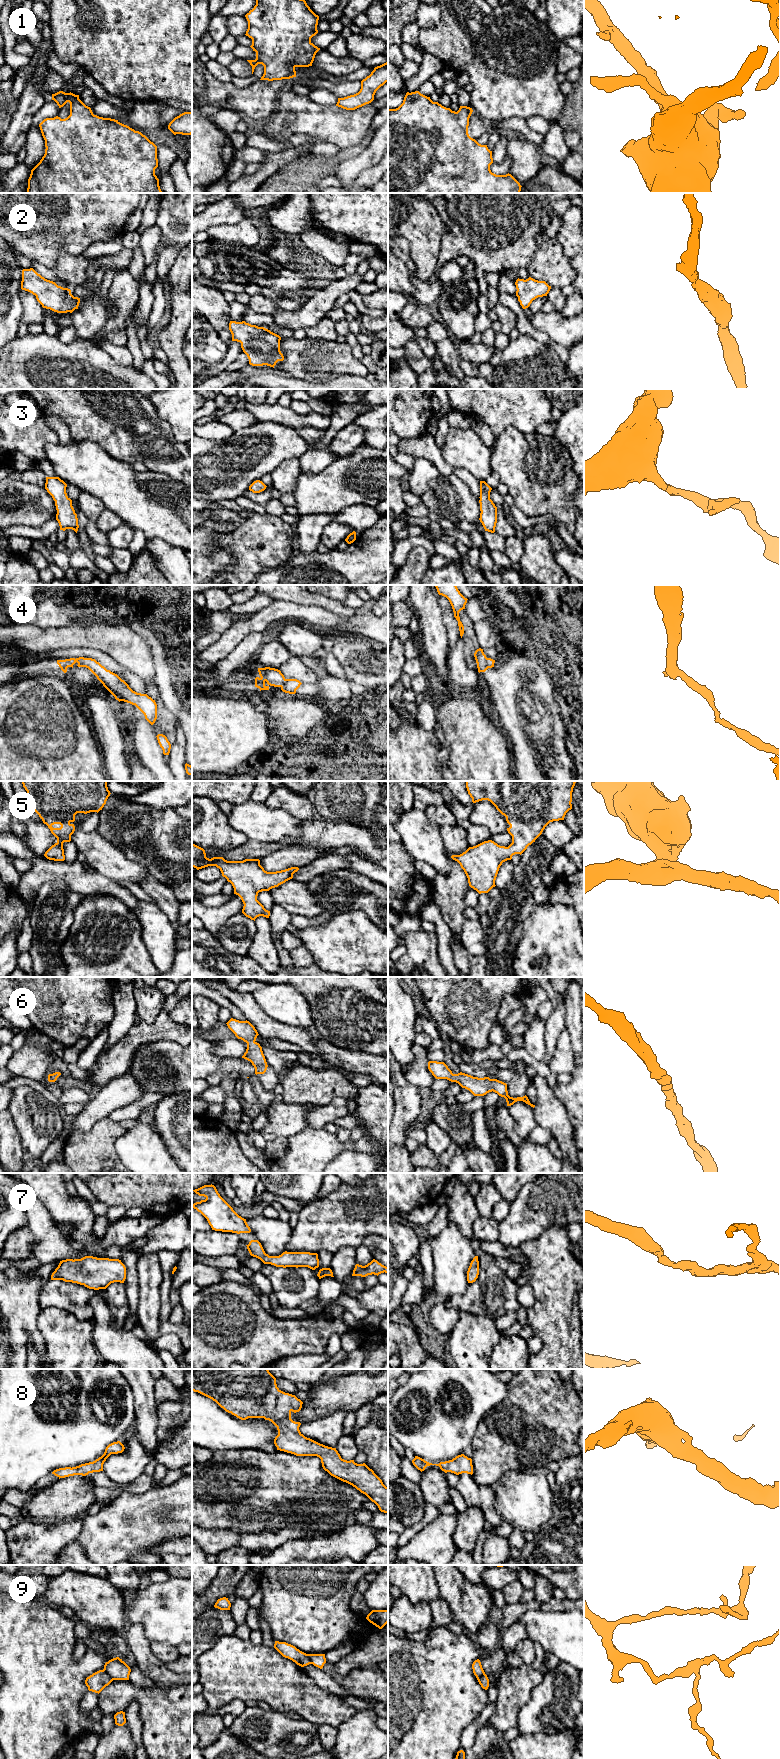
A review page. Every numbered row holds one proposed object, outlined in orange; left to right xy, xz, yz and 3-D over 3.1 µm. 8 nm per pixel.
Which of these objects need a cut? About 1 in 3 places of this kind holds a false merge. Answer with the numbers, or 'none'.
9

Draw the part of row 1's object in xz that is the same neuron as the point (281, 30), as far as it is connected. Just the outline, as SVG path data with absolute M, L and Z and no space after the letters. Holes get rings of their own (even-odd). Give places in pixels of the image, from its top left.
M256 0L256 5L245 17L248 21L245 35L252 39L250 47L256 52L256 59L247 61L252 66L252 74L258 64L264 66L260 80L290 79L296 77L296 67L312 66L320 50L311 42L311 38L318 33L319 16L305 0Z

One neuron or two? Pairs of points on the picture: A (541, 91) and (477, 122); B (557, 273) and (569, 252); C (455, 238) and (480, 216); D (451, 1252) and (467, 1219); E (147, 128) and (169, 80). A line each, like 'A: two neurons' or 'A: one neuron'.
A: two neurons
B: two neurons
C: one neuron
D: two neurons
E: two neurons

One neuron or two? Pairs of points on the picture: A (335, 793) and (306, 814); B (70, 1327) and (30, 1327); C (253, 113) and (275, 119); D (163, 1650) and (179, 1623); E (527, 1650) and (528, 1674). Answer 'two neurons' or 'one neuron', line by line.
A: two neurons
B: two neurons
C: two neurons
D: two neurons
E: two neurons

